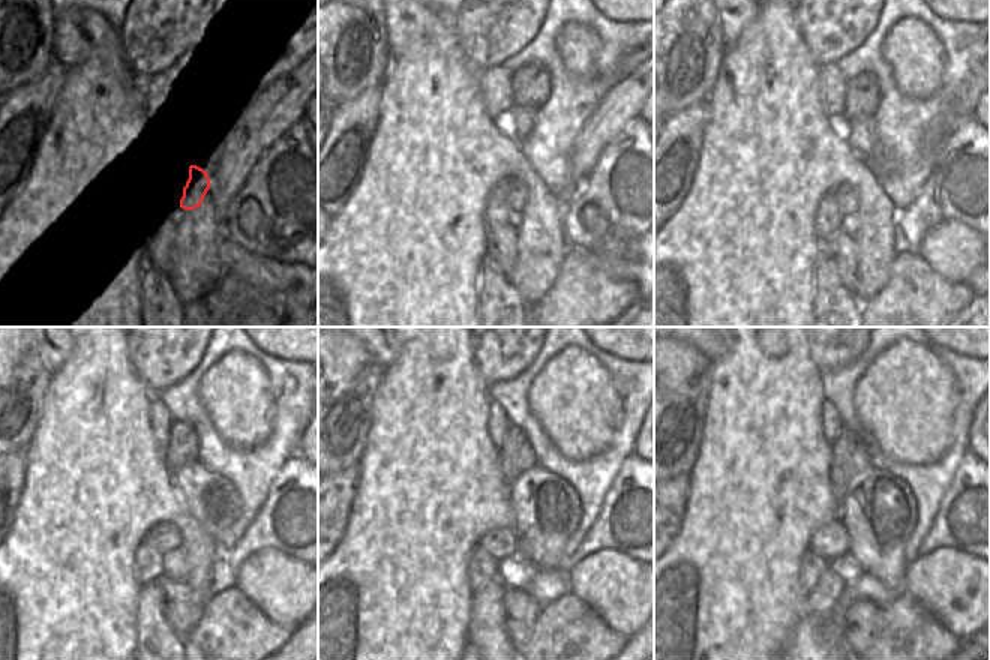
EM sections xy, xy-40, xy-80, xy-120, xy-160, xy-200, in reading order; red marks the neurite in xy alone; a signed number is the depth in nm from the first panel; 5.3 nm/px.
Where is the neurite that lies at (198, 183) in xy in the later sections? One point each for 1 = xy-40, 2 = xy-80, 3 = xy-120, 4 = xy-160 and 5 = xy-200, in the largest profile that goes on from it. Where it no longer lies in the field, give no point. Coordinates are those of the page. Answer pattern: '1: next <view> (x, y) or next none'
1: next xy-40 (518, 191)
2: next xy-80 (845, 197)
3: next xy-120 (167, 537)
4: next xy-160 (500, 542)
5: next xy-200 (830, 542)

